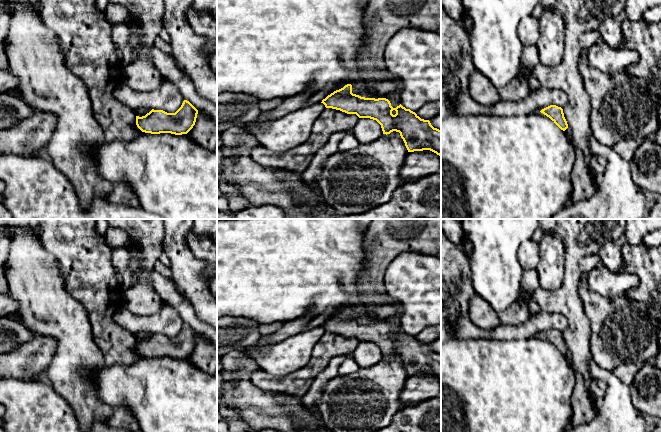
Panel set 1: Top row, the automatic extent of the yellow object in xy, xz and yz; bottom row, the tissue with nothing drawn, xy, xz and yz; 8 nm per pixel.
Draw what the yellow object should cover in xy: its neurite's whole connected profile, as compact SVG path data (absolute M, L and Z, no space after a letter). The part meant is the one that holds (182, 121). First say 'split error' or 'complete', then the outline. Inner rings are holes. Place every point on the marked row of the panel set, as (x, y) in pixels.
complete; M187 100L175 113L152 109L145 116L136 116L137 127L145 133L187 134L195 125L198 110Z

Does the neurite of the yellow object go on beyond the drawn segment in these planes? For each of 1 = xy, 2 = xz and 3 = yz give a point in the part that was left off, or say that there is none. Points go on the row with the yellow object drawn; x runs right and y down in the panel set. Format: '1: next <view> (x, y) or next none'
1: next none
2: next none
3: next none

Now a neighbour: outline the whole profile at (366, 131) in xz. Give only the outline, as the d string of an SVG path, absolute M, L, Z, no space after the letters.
M360 118L352 130L360 144L370 144L383 135L381 125L370 118Z

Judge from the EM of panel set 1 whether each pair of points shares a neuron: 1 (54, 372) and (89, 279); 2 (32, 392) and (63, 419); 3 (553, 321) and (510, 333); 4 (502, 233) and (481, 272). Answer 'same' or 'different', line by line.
1: different
2: same
3: same
4: same

